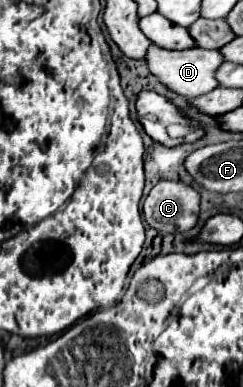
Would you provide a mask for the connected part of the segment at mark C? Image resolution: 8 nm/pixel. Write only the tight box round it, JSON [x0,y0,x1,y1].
[142,180,200,232]

